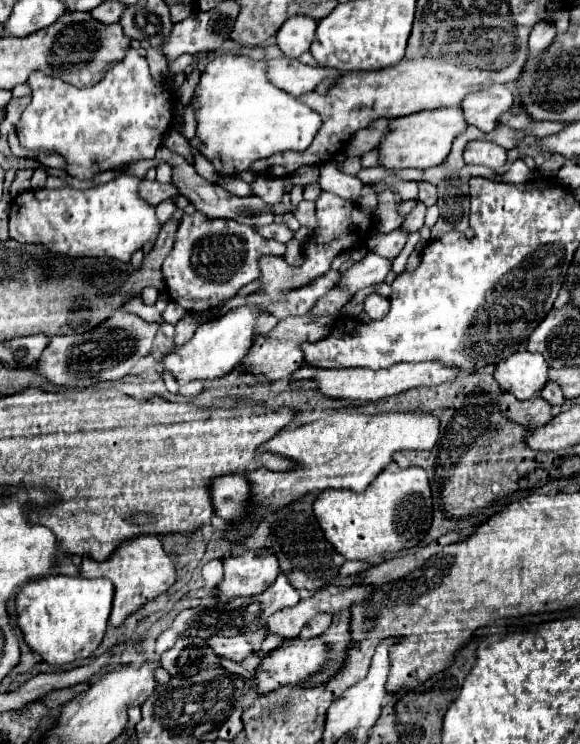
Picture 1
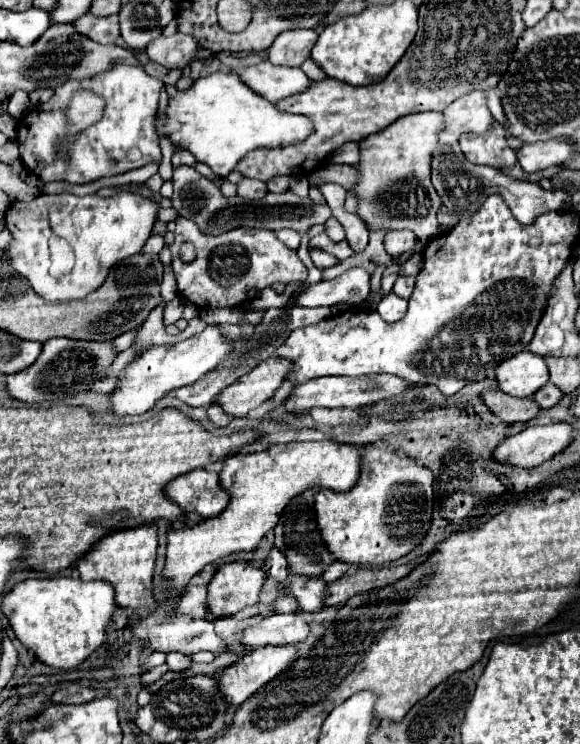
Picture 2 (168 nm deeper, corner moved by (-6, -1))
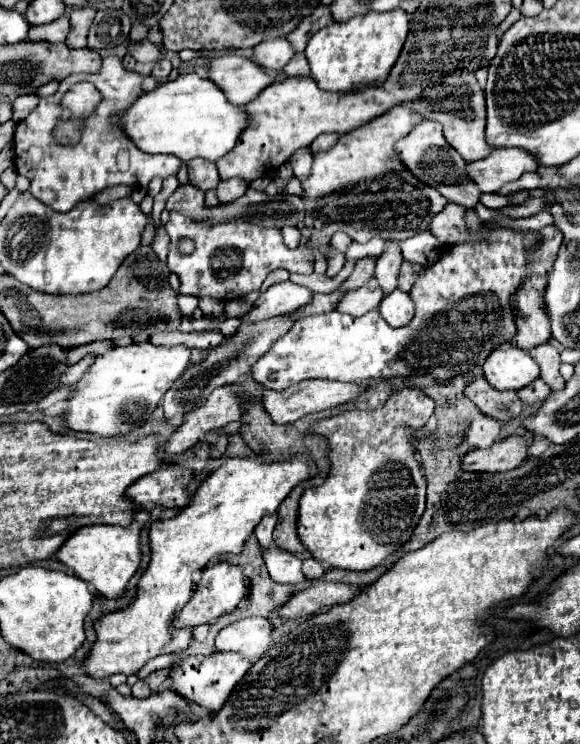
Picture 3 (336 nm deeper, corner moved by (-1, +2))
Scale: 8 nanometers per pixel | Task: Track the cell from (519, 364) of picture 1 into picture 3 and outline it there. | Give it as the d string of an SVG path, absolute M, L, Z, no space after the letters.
M515 346L495 348L483 364L487 382L497 390L519 390L539 378L539 366L529 352Z

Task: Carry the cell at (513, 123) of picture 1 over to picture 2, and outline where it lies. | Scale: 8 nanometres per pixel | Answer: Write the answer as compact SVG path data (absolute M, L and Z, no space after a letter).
M488 91L488 107L490 107L490 111L492 111L492 115L494 115L494 119L498 123L506 123L506 115L504 115L504 109L502 109L502 101L496 95L496 91Z

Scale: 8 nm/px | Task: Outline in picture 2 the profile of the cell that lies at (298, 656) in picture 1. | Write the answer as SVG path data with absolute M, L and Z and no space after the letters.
M268 645L268 647L258 647L258 649L252 649L252 651L246 651L244 657L238 663L230 665L228 669L224 669L218 675L220 689L224 691L224 697L226 697L228 703L242 705L260 687L264 687L266 683L276 679L276 675L280 675L280 671L284 671L284 667L290 667L296 659L298 659L298 649L294 645L282 645L282 647Z

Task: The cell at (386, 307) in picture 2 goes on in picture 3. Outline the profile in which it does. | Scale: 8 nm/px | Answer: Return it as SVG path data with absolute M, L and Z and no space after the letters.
M393 290L391 294L387 294L387 296L381 300L379 312L381 312L381 316L387 320L389 326L401 328L401 326L407 326L407 324L413 320L415 304L413 304L413 300L411 300L411 296L409 296L407 292Z

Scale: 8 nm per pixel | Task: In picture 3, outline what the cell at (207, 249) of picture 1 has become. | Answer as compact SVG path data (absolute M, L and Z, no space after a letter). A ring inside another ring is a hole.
M177 212L169 216L165 228L171 236L167 266L181 282L179 292L187 296L211 296L221 302L229 302L259 290L271 270L285 268L299 274L313 272L313 254L303 250L289 250L283 244L279 228L259 228L257 224L247 224L243 220L229 220L211 226L207 222L195 222L193 218ZM181 238L195 242L195 250L191 254L183 254L179 250Z

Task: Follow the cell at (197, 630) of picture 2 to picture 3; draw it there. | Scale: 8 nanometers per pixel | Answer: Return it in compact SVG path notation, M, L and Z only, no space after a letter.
M305 454L271 464L261 462L257 456L227 458L221 468L201 482L187 508L175 518L157 520L149 526L151 560L137 584L137 596L125 608L109 612L95 622L97 640L83 662L83 672L91 678L109 678L117 672L129 676L137 674L147 660L159 654L185 650L191 642L191 628L179 630L173 626L173 620L193 594L195 572L201 572L209 558L227 552L239 554L263 514L273 514L299 482L315 474L315 462Z

